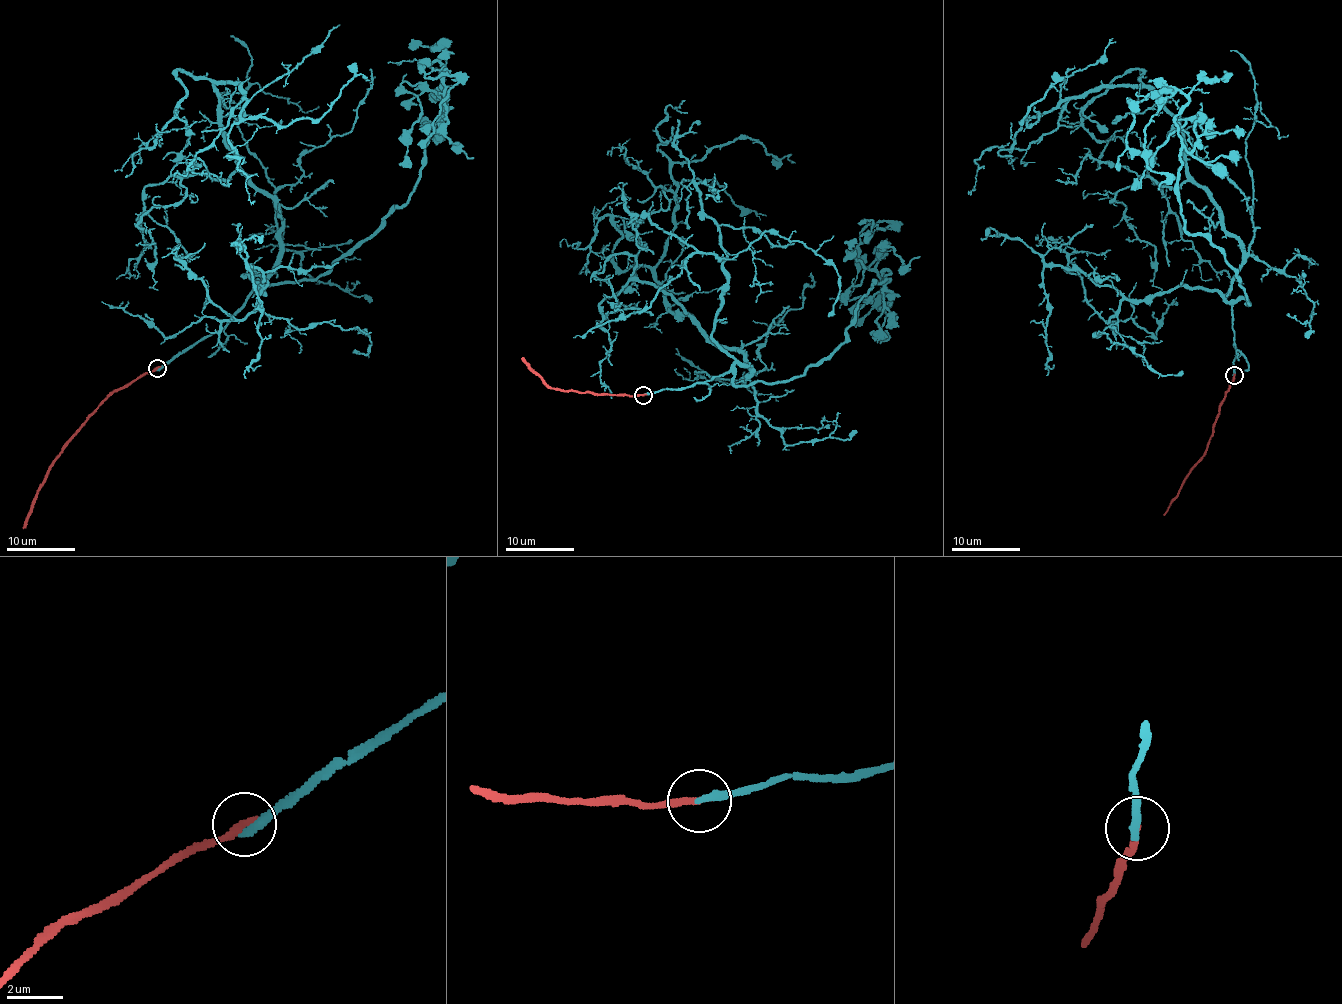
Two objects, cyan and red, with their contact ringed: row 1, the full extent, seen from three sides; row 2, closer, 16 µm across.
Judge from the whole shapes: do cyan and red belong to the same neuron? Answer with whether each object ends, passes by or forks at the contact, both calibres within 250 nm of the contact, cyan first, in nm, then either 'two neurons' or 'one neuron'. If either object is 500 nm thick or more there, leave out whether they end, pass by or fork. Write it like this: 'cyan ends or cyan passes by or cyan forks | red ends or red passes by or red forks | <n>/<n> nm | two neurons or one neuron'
cyan ends | red ends | 260/240 nm | two neurons

